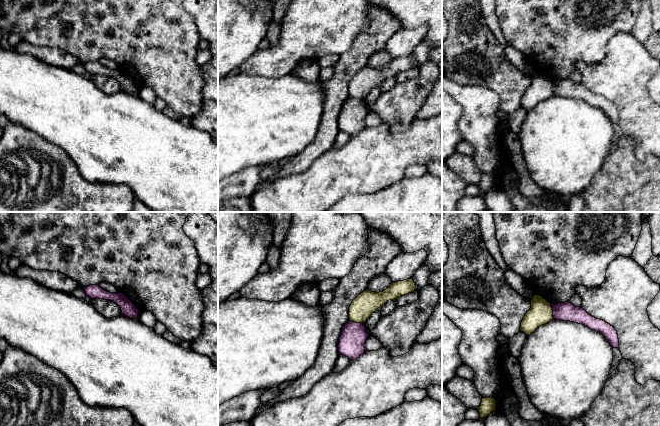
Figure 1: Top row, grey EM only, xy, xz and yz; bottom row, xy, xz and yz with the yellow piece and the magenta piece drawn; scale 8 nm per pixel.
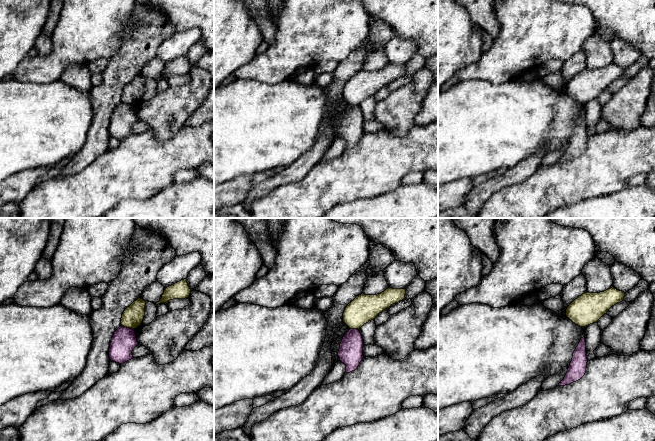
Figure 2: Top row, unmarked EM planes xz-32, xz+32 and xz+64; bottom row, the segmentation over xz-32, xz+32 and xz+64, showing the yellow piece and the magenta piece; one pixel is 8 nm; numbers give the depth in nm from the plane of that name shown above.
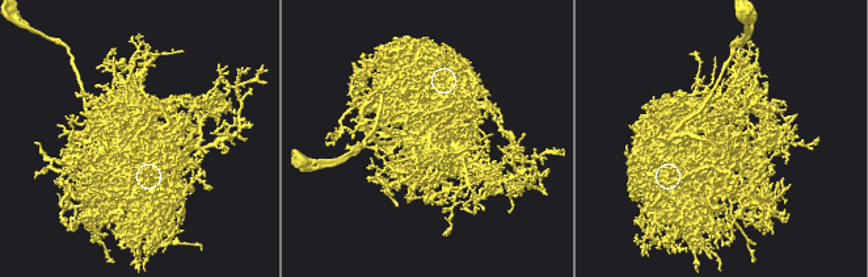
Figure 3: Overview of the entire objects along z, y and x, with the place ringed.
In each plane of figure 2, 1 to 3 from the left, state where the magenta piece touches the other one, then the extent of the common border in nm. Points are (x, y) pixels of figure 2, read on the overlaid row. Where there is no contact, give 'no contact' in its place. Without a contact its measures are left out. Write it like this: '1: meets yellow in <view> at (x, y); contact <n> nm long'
1: meets yellow in xz-32 at (128, 327); contact 120 nm long
2: meets yellow in xz+32 at (354, 328); contact 70 nm long
3: no contact

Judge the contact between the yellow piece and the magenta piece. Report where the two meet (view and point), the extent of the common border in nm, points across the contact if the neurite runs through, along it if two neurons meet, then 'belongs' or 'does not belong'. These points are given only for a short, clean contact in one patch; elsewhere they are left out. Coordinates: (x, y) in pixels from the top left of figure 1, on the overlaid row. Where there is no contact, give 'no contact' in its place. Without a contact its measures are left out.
contact xz (356, 322); length 130 nm; border xz (349, 319), (363, 324); does not belong

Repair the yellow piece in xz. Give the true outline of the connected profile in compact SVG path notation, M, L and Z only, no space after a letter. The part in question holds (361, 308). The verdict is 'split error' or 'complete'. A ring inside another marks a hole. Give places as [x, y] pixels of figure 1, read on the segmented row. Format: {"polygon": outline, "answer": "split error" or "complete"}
{"polygon": "M413 279L393 282L389 288L383 292L372 292L368 289L358 295L349 307L349 320L356 323L363 323L378 308L389 300L395 300L400 296L415 291L416 285Z", "answer": "complete"}

